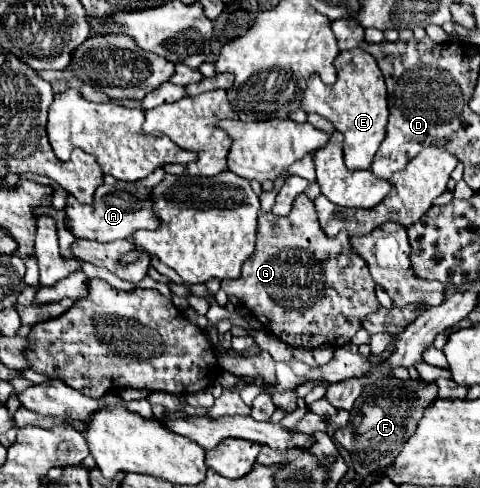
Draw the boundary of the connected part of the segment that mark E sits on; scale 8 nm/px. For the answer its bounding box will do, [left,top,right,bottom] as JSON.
[301,48,389,170]

